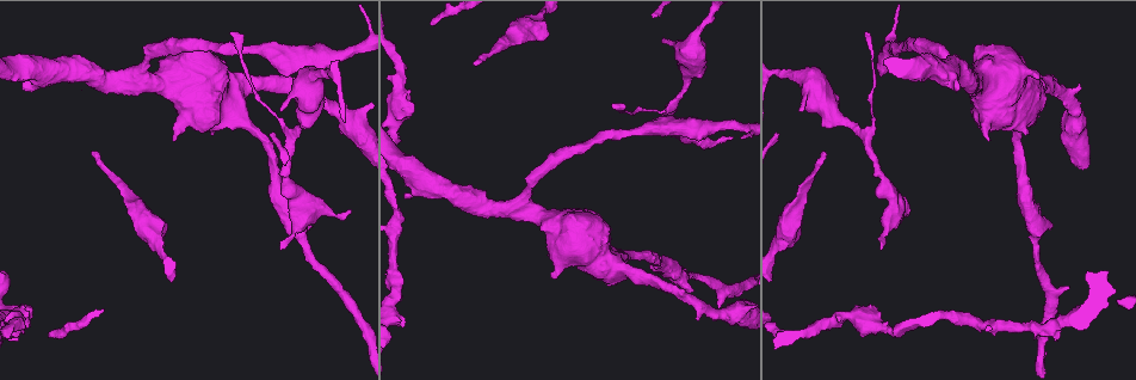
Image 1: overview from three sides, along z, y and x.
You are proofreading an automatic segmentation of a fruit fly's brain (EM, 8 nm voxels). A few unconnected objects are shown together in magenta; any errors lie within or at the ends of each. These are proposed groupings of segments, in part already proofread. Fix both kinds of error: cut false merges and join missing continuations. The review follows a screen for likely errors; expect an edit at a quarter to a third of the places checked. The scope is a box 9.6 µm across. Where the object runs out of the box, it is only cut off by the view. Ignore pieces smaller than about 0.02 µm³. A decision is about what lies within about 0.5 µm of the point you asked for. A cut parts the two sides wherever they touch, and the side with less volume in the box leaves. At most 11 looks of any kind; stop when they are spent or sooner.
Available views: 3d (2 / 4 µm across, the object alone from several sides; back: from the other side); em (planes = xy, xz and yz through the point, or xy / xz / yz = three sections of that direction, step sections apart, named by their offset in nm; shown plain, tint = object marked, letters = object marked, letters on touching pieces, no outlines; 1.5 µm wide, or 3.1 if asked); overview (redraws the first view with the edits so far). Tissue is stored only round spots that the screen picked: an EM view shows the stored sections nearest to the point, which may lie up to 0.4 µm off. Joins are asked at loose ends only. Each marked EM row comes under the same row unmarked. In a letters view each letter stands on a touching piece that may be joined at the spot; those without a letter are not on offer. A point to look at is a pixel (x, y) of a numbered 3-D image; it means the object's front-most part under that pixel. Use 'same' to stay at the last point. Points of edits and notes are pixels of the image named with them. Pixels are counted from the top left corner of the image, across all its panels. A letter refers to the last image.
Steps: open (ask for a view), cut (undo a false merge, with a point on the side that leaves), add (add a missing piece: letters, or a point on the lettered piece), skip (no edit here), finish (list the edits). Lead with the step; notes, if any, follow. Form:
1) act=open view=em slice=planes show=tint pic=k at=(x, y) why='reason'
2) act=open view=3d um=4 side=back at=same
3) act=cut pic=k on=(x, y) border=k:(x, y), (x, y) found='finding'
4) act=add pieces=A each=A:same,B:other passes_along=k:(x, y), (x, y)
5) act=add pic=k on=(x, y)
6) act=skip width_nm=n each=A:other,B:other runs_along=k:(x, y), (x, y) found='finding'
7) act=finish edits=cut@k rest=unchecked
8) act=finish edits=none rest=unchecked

act=open view=em slice=planes show=letters pic=1 at=(733, 138) why='an open end'

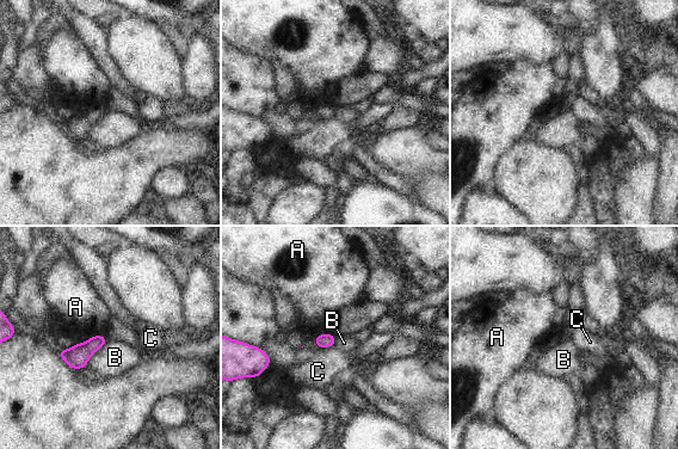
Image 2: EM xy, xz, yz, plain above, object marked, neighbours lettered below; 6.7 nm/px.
act=skip each=A:other,B:other,C:other border=2:(106, 340), (90, 357), (85, 367) found='no lettered piece goes on from it'

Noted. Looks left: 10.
act=open view=3d um=4 pic=1 at=(865, 32) why='free end'

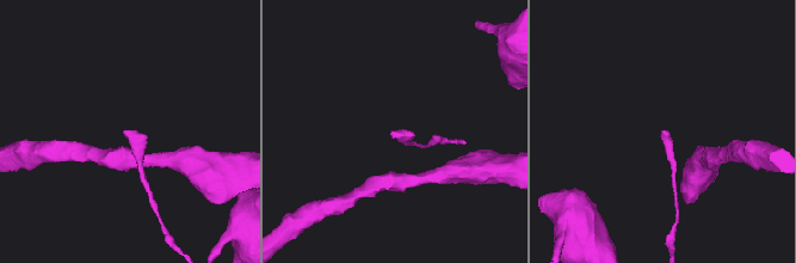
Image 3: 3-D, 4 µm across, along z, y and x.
act=open view=em slice=planes show=letters pic=3 at=(390, 135) why='shape alone is not enough'

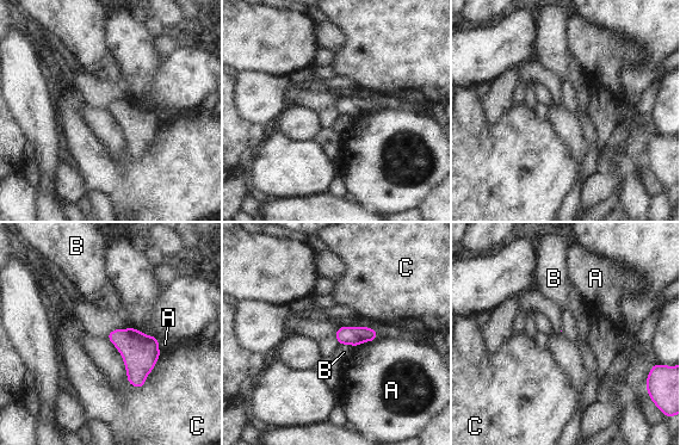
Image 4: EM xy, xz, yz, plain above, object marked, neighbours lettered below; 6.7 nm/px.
act=skip each=A:other,B:other,C:other border=4:(339, 344), (351, 344), (354, 347) found='none of them fits'

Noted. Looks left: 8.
act=open view=em slice=xy step=8 show=letters pic=1 at=(94, 152) why='branch stops here'

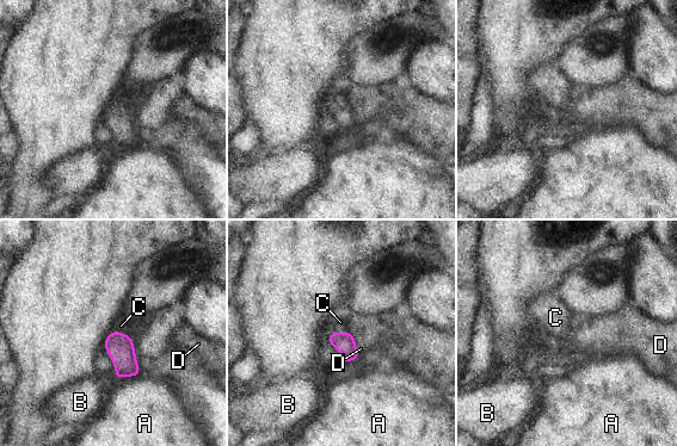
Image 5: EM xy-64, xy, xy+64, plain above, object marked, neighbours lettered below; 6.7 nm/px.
act=add pieces=C width_nm=140 each=A:other,B:other,C:same,D:other found='the cell continues'

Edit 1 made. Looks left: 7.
act=finish edits=add@5 rest=unchecked

